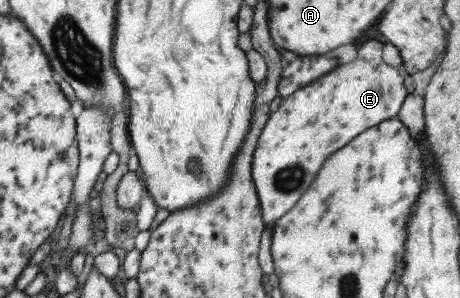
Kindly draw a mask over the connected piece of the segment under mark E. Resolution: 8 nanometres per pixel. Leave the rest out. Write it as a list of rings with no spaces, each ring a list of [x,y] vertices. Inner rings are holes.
[[[366,38],[362,42],[362,46],[358,46],[358,58],[354,58],[352,62],[346,62],[342,66],[336,66],[334,70],[320,76],[312,84],[308,84],[308,86],[296,90],[294,94],[290,94],[288,98],[284,98],[280,102],[280,106],[276,108],[276,112],[268,115],[252,153],[251,174],[262,223],[274,223],[294,207],[300,195],[312,182],[312,176],[318,174],[322,162],[332,152],[342,148],[346,142],[350,142],[352,138],[357,137],[360,132],[367,128],[395,118],[406,94],[401,68],[386,64],[382,60],[381,42]],[[280,172],[284,172],[282,182],[276,182],[274,178]]]

